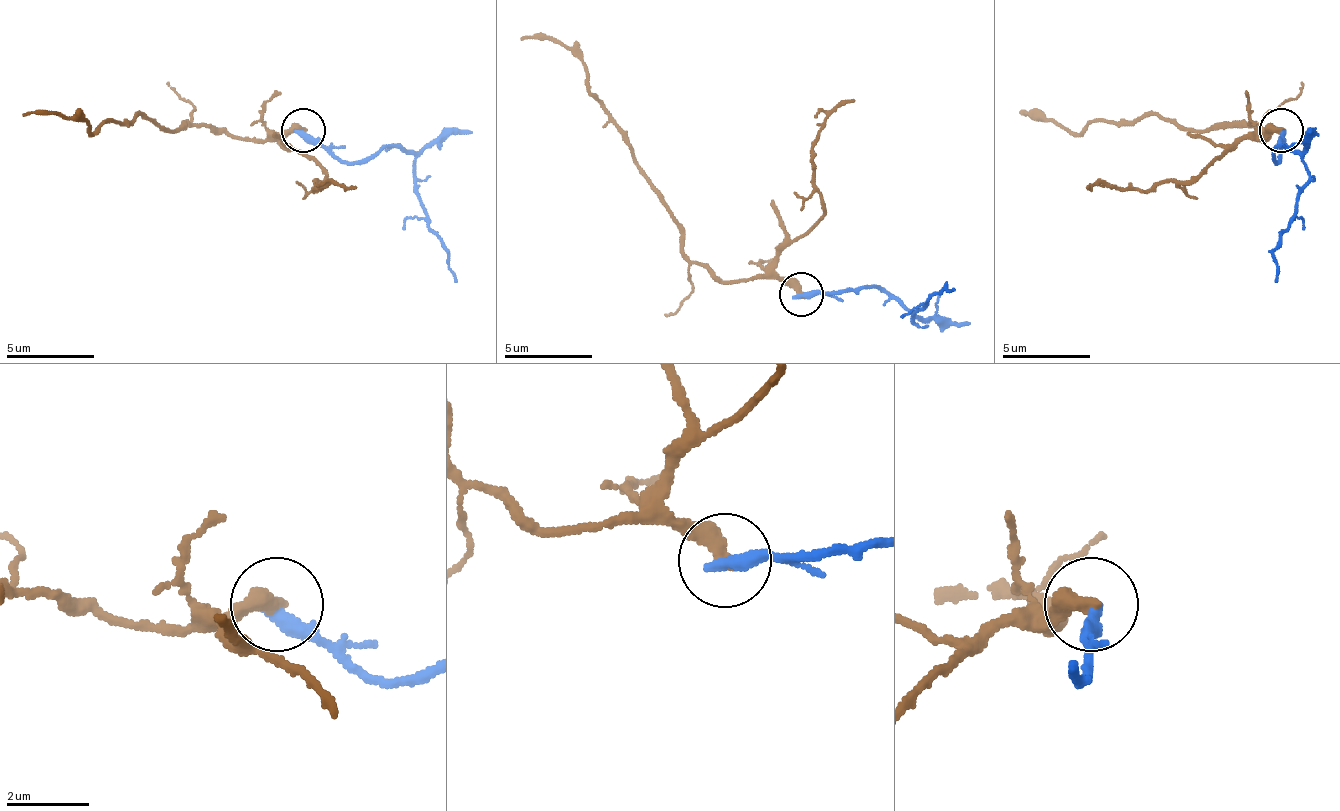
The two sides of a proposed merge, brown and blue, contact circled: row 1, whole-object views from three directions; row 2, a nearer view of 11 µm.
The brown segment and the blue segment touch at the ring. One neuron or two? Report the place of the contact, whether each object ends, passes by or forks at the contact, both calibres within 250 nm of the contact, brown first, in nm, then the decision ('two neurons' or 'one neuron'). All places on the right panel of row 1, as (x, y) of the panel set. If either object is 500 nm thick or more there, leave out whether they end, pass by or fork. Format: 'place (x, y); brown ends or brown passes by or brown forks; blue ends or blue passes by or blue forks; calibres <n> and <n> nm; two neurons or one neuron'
place (1281, 130); brown ends; blue ends; calibres 440 and 380 nm; two neurons

